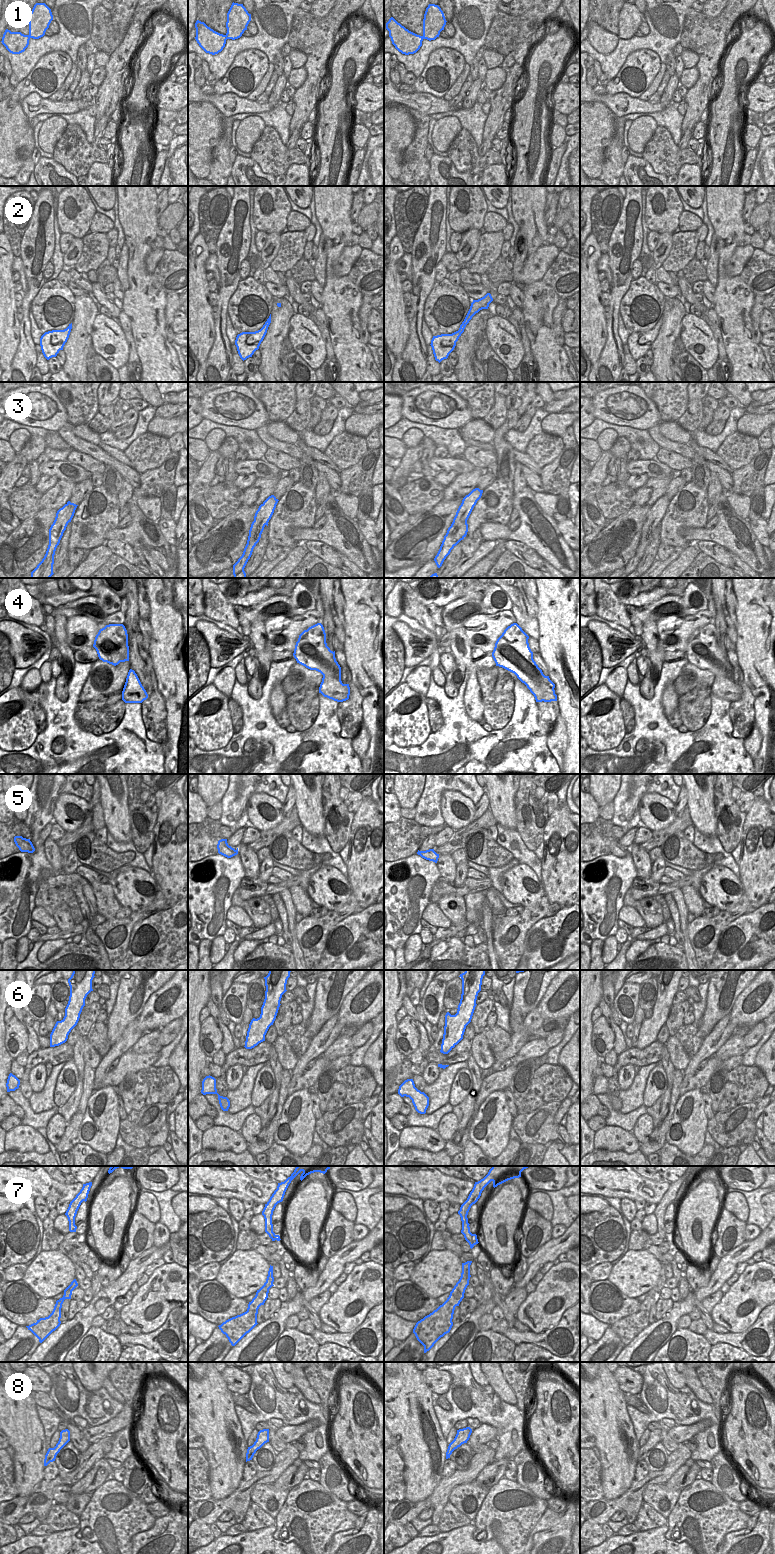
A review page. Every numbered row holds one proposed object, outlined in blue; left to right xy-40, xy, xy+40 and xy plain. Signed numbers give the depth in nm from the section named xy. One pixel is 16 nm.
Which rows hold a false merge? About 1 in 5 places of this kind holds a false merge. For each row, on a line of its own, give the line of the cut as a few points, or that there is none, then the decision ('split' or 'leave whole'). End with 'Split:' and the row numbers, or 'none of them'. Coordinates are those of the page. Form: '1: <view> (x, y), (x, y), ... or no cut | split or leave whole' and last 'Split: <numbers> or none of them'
1: no cut | leave whole
2: no cut | leave whole
3: xy (263, 527), (249, 537), (252, 541), (251, 549) | split
4: no cut | leave whole
5: no cut | leave whole
6: no cut | leave whole
7: no cut | leave whole
8: no cut | leave whole
Split: 3

